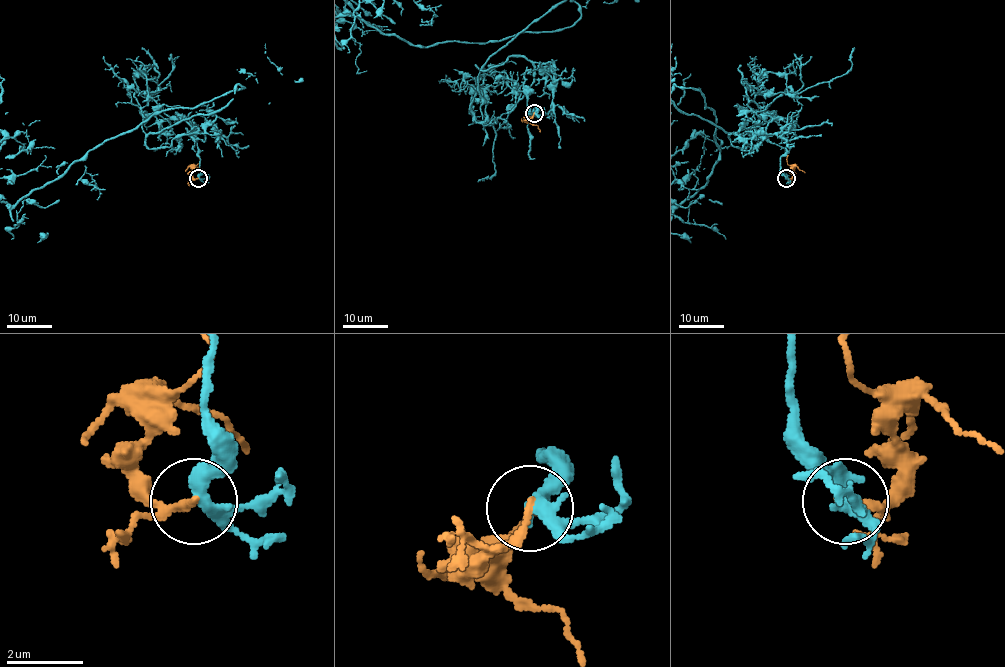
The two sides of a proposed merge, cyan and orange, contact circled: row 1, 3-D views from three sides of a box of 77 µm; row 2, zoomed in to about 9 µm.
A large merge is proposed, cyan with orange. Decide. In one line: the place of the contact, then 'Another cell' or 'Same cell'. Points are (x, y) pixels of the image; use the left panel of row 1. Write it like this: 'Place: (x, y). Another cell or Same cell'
Place: (198, 178). Another cell

